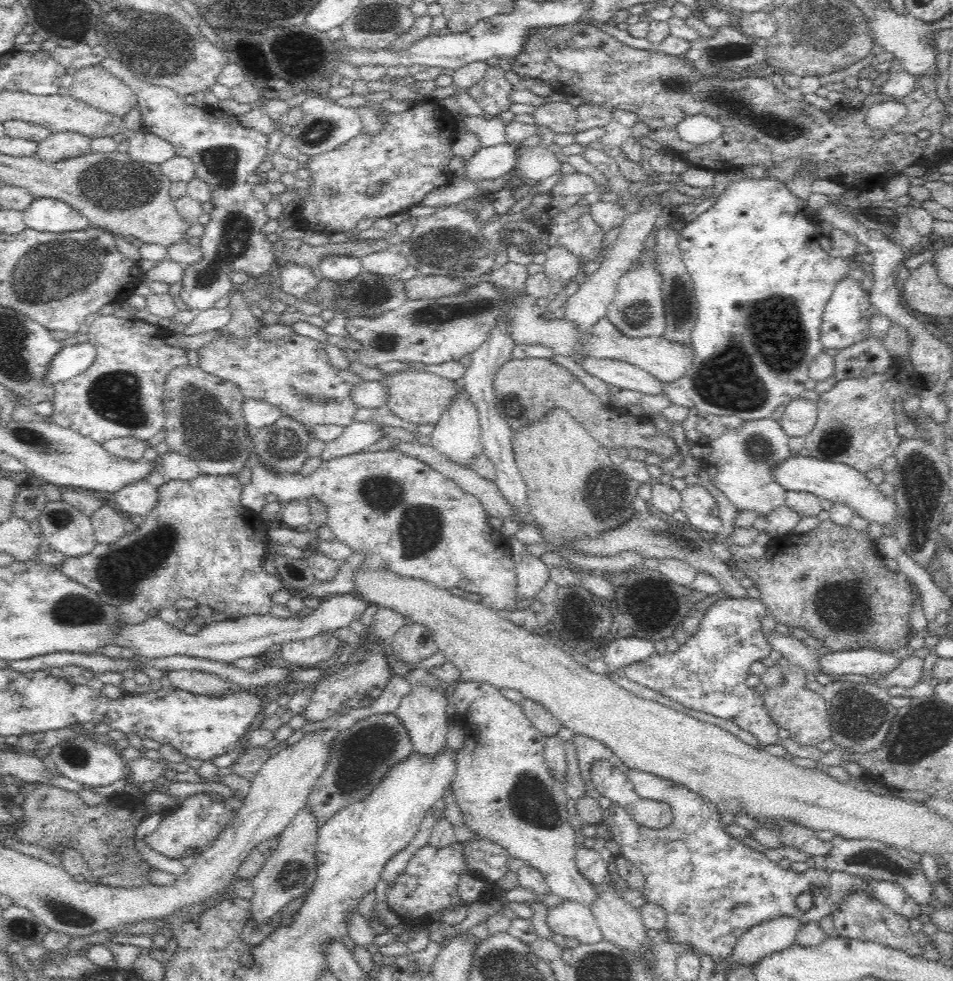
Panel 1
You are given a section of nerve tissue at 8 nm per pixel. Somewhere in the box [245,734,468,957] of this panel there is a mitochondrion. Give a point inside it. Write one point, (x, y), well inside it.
(294, 873)

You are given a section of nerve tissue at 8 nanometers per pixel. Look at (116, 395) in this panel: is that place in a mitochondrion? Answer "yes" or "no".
yes

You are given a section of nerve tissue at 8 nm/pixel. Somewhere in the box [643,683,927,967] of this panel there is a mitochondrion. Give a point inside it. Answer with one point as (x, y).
(861, 714)

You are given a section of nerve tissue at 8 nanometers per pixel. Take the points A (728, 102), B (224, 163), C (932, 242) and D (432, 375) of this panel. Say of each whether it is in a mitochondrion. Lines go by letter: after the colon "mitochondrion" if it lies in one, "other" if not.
A: mitochondrion
B: mitochondrion
C: other
D: other

